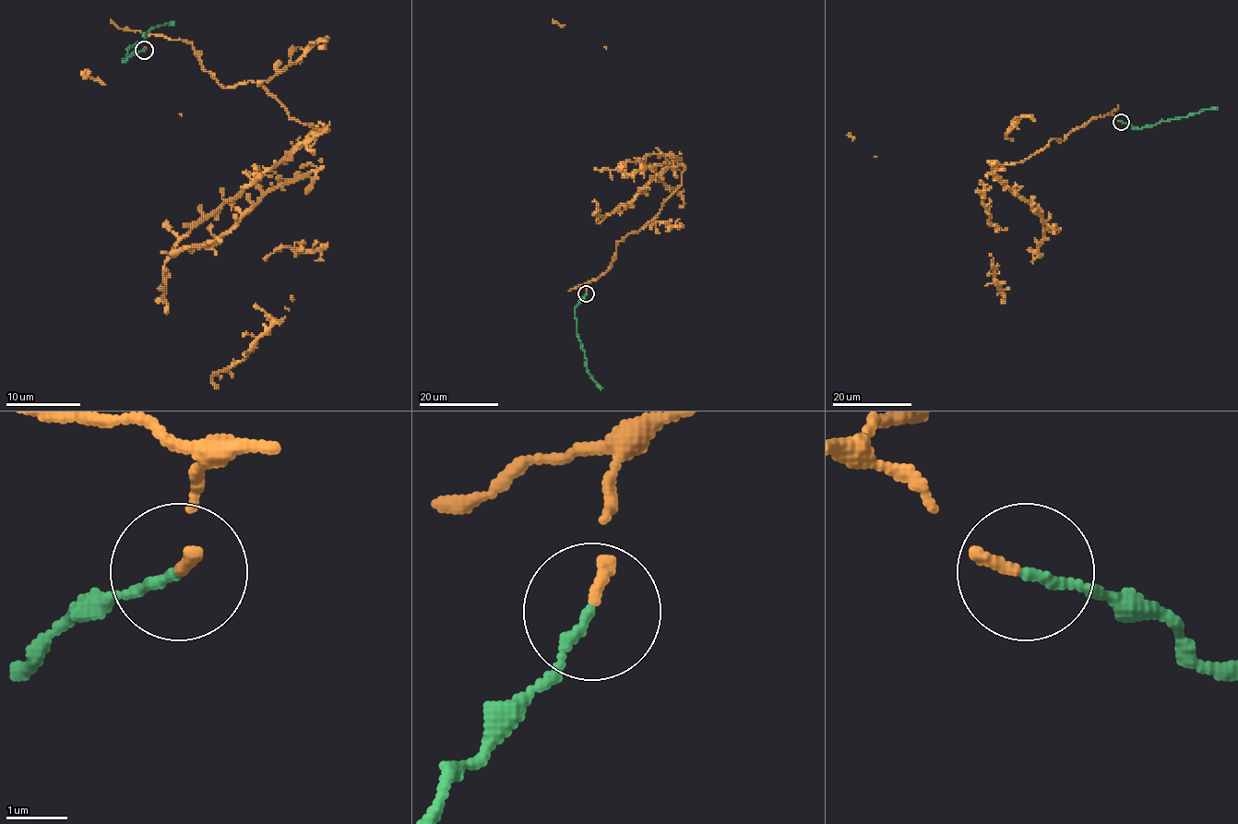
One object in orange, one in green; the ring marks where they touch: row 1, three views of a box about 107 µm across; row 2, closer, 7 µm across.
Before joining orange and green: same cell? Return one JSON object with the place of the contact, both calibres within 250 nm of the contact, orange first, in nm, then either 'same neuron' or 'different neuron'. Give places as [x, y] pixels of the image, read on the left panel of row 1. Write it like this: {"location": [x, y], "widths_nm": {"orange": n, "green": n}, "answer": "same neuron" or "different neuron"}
{"location": [144, 50], "widths_nm": {"orange": 180, "green": 150}, "answer": "same neuron"}

